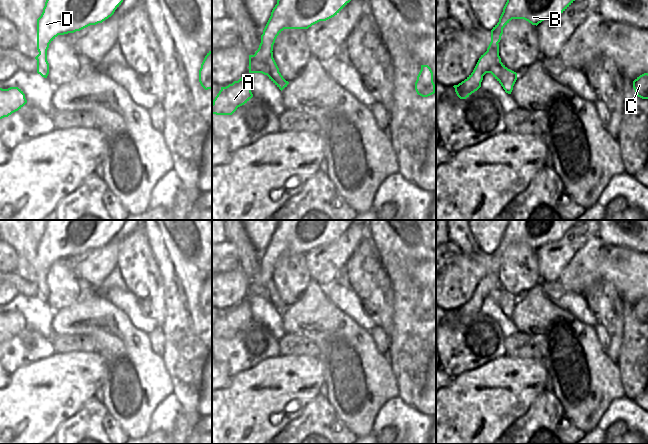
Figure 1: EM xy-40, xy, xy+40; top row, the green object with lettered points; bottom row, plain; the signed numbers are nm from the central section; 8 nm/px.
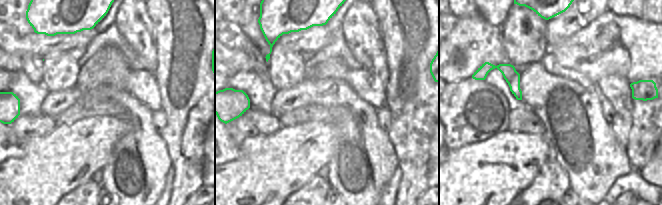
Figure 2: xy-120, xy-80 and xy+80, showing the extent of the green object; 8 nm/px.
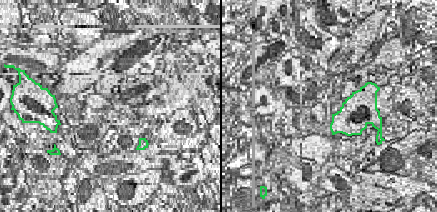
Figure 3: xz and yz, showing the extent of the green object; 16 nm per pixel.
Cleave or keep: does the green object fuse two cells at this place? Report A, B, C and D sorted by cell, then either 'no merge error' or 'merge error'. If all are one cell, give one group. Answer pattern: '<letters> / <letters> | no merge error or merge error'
A C / B D | merge error

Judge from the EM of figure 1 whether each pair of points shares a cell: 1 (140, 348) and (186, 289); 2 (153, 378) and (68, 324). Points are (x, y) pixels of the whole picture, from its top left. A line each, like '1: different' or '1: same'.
1: different
2: same

